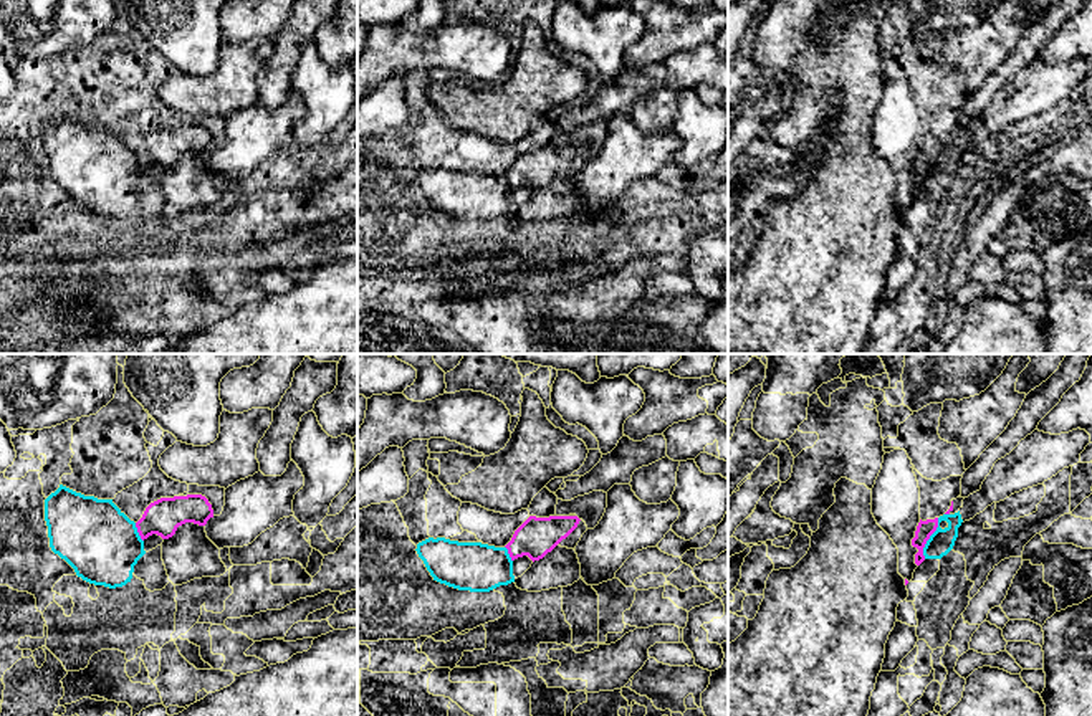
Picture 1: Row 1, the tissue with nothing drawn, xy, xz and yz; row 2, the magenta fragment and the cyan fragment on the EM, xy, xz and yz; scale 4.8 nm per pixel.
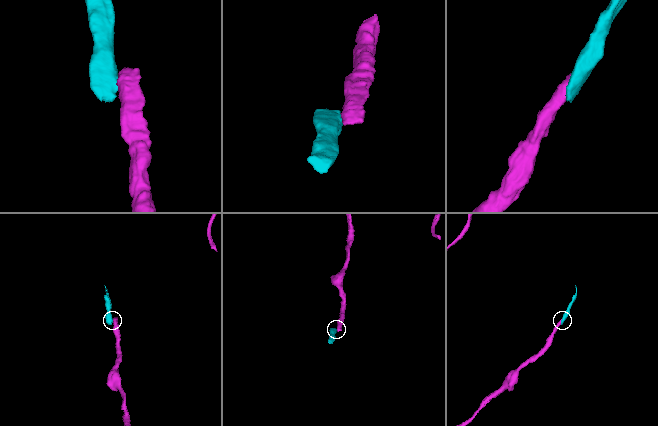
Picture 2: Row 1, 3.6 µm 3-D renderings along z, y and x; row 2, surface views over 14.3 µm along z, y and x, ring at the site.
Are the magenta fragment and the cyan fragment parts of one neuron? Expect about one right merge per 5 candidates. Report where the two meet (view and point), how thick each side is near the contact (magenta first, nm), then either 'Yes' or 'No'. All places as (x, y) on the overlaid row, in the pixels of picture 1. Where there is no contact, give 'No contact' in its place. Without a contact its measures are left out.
Touches magenta at yz (929, 538). Thickness 80 nm (magenta) against 120 nm. No

